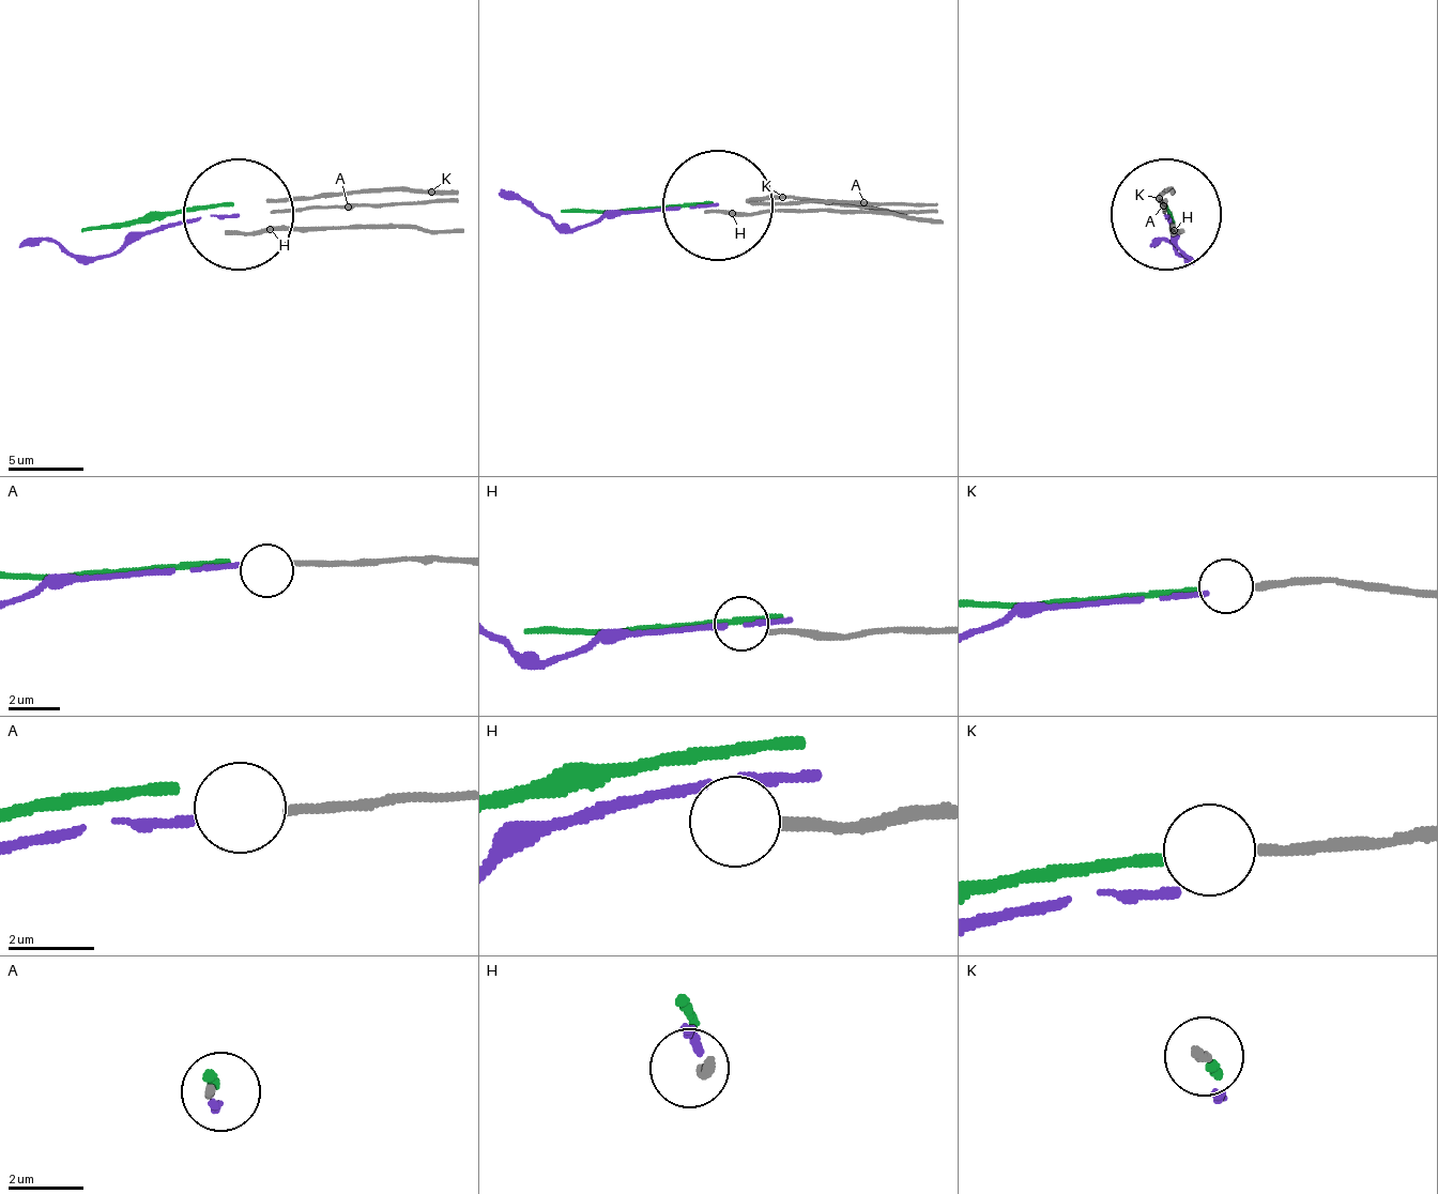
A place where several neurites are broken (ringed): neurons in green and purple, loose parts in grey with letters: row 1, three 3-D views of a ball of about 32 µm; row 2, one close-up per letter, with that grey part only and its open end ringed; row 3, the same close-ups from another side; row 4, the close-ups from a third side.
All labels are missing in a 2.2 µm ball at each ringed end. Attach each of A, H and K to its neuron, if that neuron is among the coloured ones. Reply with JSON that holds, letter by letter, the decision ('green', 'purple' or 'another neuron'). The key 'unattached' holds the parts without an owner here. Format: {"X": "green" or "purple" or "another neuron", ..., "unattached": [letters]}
{"A": "purple", "H": "another neuron", "K": "green", "unattached": ["H"]}

